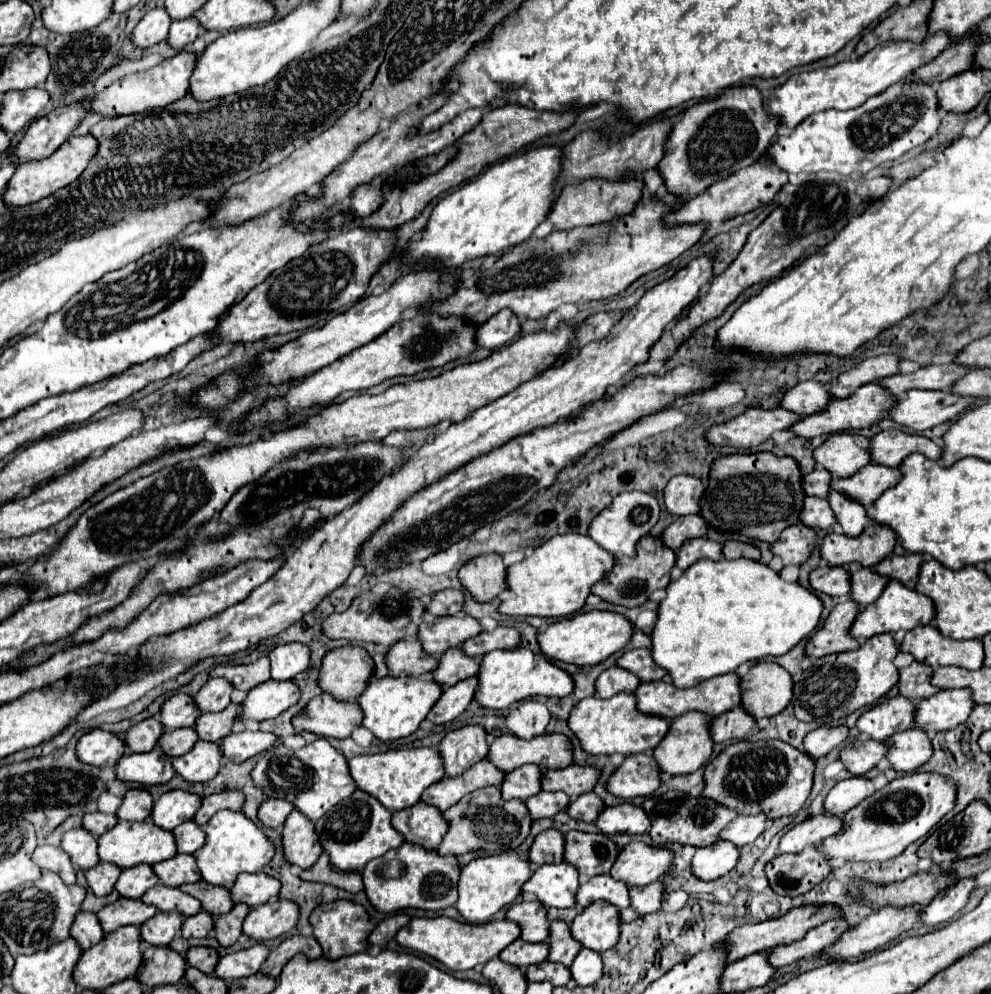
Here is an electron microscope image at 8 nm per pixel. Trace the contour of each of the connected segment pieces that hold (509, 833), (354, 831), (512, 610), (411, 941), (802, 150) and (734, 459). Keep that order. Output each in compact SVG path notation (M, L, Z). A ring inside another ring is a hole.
M500 788L476 790L468 796L464 796L452 808L448 808L442 816L448 822L448 832L442 840L442 844L438 846L440 856L446 856L446 854L460 856L460 854L478 852L478 850L482 850L480 854L496 854L496 852L484 852L484 850L500 850L502 840L504 840L504 844L510 842L510 850L514 850L526 840L526 836L530 832L530 824L532 824L526 804L522 800L504 802L500 796Z
M356 790L350 798L338 802L328 814L314 822L322 850L330 856L330 864L342 872L360 872L370 860L384 856L388 850L400 848L404 838L390 824L392 814L366 792Z
M556 534L544 544L540 544L532 556L526 556L522 562L508 566L508 590L512 598L500 602L498 612L504 616L546 616L560 618L578 612L592 584L602 580L606 572L612 570L614 556L604 552L590 536L582 534Z
M412 918L398 934L396 942L398 946L430 956L444 964L448 970L470 970L476 964L486 964L490 958L498 956L510 942L514 942L520 936L518 924L512 924L510 920L492 920L484 924L468 924L468 922L456 922L450 918Z
M910 76L880 92L880 96L872 96L868 104L852 108L852 112L816 112L816 116L808 116L800 128L780 136L778 142L768 148L768 156L788 174L812 174L820 170L838 172L842 176L856 172L868 174L876 166L898 160L938 132L940 114L936 90L938 84L924 84Z
M772 452L720 456L710 468L708 488L700 498L698 514L718 532L732 532L772 544L784 528L798 522L800 502L804 500L800 480L800 468L790 456L778 458Z

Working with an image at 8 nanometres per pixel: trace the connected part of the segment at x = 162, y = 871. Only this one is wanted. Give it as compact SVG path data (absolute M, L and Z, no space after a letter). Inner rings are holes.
M176 854L170 860L152 864L152 870L162 880L162 884L170 888L200 880L200 874L196 872L196 860L190 854Z

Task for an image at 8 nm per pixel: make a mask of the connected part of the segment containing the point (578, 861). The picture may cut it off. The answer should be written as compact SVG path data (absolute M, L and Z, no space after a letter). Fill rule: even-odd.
M572 830L564 840L564 862L572 864L584 878L608 874L618 856L618 846L604 834Z

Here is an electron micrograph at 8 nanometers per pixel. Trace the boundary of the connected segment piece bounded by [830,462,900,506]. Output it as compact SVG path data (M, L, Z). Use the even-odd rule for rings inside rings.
M870 462L848 478L832 478L830 490L838 490L848 498L856 500L858 504L868 506L884 490L896 486L896 480L900 480L898 468L884 468L880 464Z

